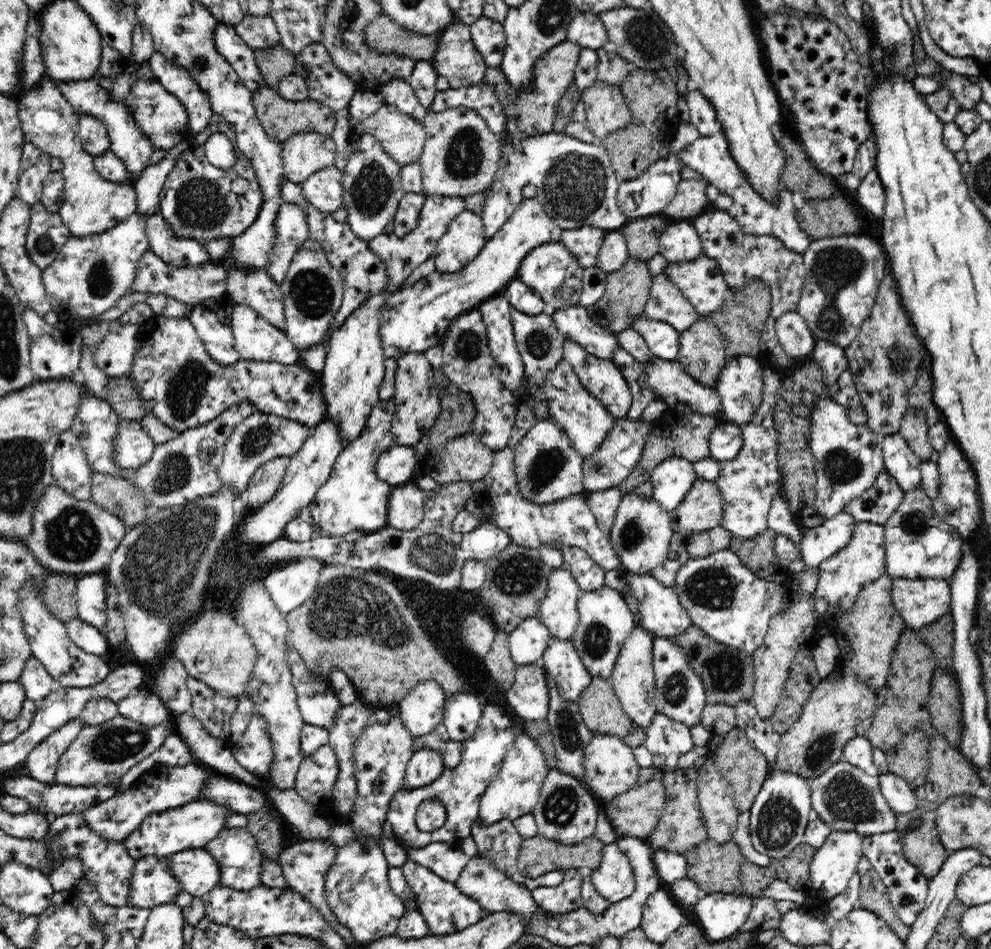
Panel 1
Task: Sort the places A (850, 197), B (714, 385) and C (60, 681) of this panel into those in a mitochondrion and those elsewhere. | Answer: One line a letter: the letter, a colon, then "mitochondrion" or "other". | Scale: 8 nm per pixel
A: other
B: other
C: other

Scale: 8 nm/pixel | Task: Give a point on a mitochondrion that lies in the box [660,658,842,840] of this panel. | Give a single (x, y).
(817, 753)

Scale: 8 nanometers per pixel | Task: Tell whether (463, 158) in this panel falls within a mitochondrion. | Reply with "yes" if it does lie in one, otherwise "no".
yes

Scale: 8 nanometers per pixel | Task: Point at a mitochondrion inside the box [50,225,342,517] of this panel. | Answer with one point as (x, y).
(186, 390)

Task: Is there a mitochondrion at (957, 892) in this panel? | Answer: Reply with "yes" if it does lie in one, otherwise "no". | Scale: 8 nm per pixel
no

